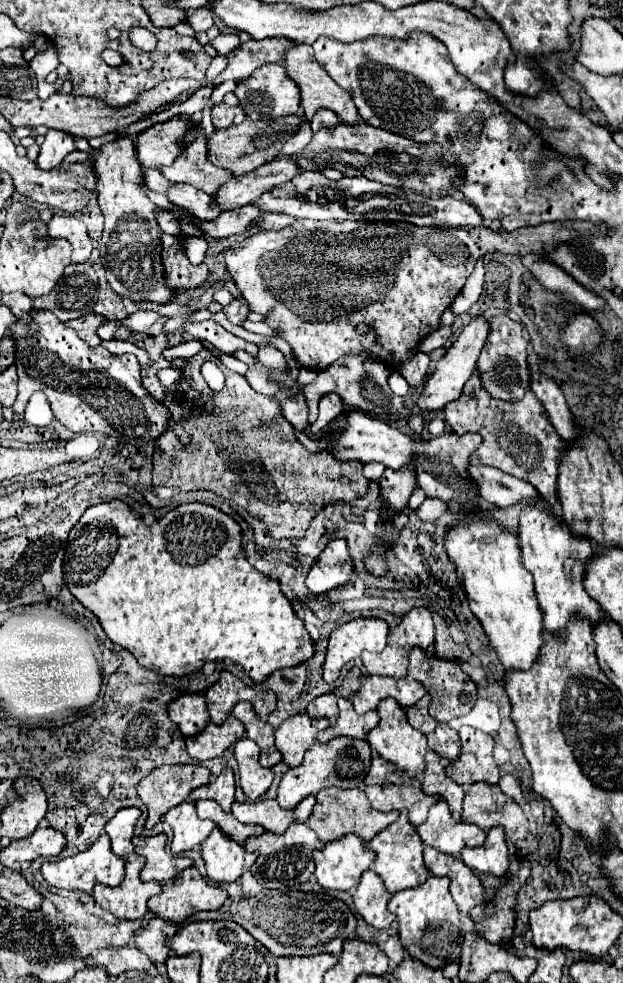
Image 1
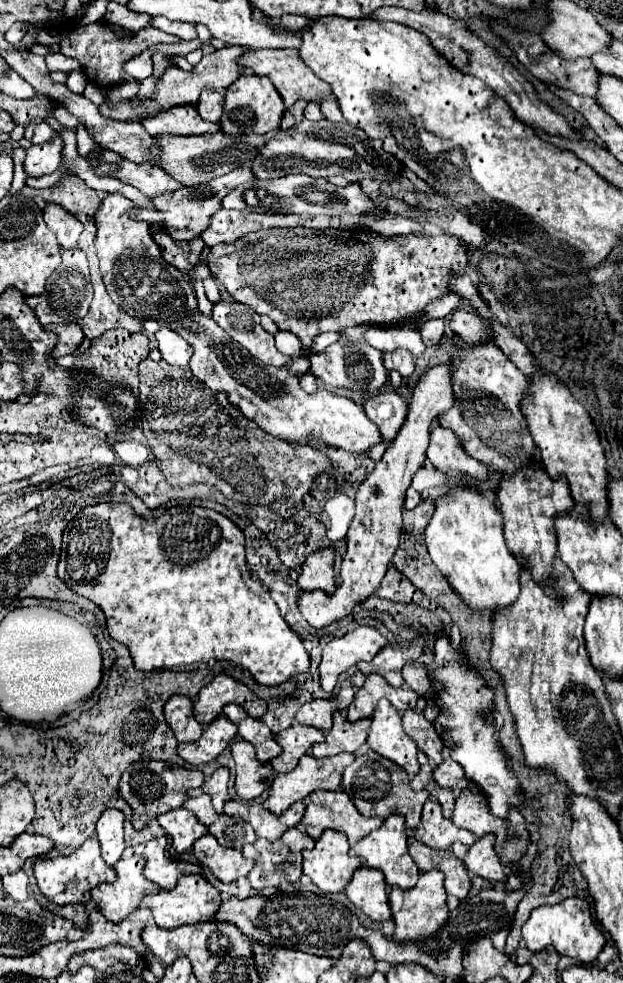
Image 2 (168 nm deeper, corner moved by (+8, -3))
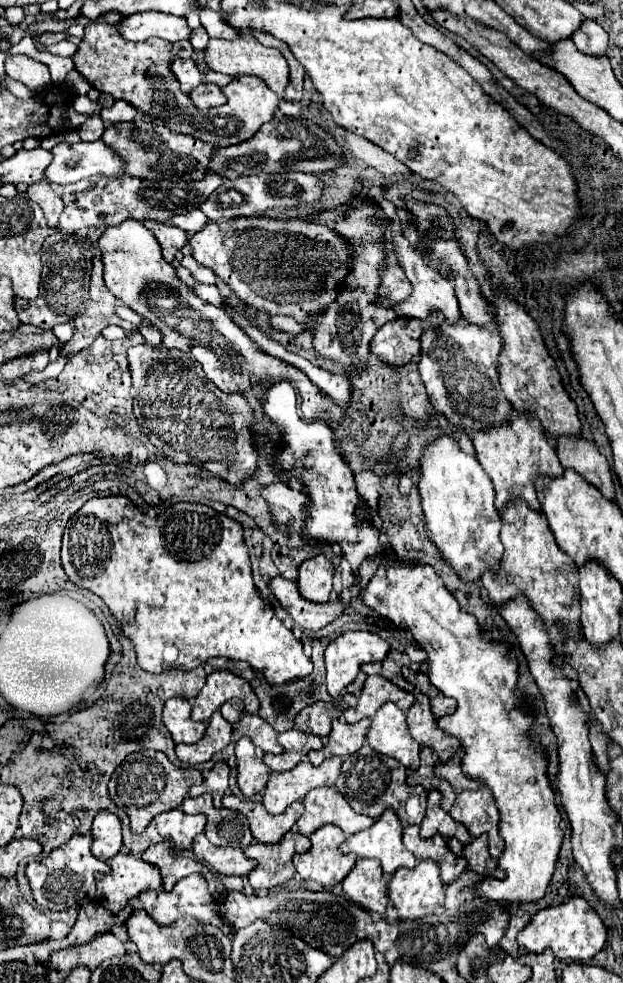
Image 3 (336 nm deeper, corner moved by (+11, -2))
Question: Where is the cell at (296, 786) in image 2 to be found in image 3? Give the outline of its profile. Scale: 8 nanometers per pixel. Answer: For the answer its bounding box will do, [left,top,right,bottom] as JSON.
[262,757,342,815]

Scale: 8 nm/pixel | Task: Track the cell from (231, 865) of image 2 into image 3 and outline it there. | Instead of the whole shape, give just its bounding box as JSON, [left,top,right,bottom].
[192,833,256,877]

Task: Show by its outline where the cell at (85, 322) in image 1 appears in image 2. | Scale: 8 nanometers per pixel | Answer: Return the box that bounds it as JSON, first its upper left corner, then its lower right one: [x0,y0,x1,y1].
[43,324,83,358]

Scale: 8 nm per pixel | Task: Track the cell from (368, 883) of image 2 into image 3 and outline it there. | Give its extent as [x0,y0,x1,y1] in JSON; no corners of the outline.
[342,861,386,915]

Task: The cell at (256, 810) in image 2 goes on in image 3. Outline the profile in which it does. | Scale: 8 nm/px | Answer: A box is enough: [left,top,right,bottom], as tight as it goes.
[222,795,304,843]

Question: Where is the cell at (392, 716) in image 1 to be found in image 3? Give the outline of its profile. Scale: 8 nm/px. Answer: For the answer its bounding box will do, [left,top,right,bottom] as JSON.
[366,703,420,769]

